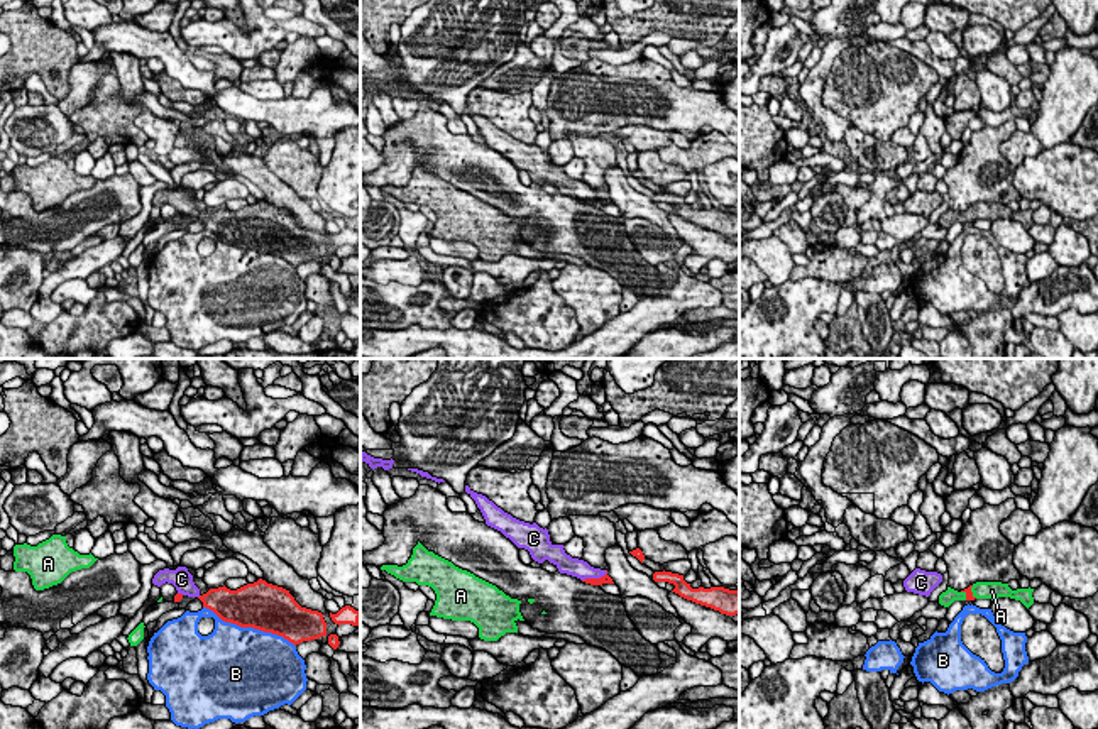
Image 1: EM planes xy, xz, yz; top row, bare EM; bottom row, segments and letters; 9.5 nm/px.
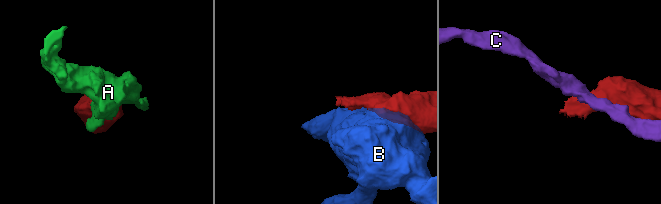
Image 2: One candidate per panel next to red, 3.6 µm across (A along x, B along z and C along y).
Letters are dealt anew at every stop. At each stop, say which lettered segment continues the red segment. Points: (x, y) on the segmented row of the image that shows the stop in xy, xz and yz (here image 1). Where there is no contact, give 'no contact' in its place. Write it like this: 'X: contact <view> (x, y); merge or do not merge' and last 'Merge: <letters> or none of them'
A: contact yz (971, 592); merge
B: contact xy (249, 626); do not merge
C: contact xz (594, 579); do not merge
Merge: A

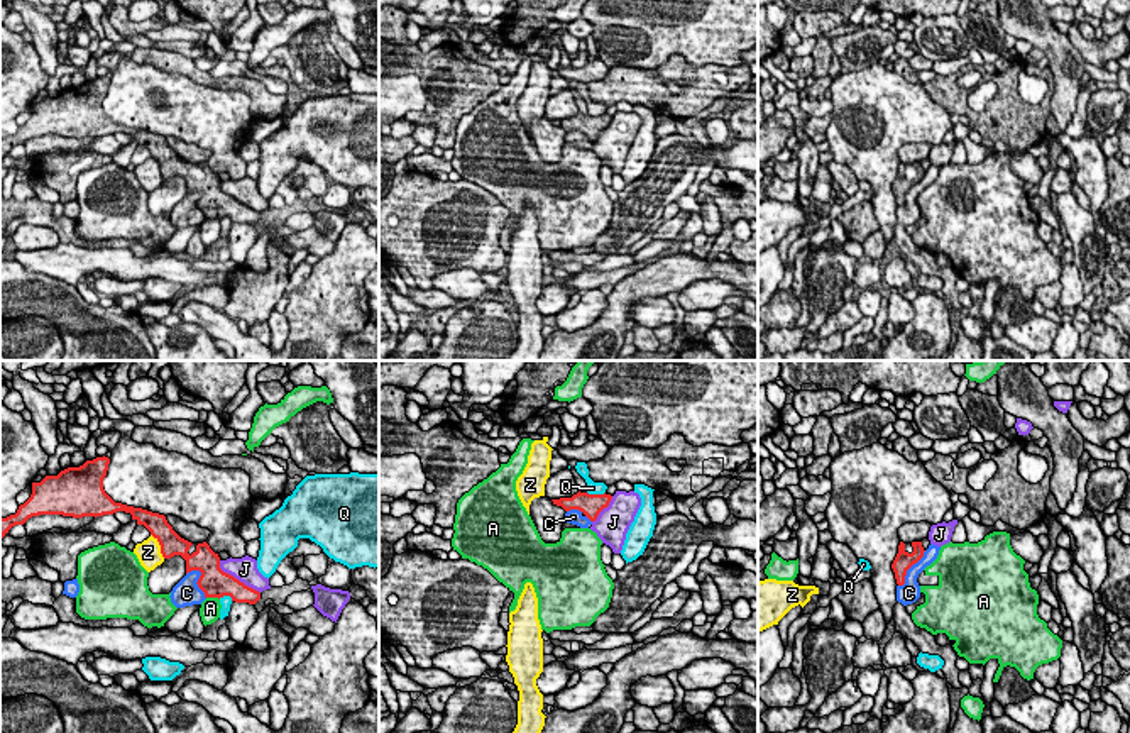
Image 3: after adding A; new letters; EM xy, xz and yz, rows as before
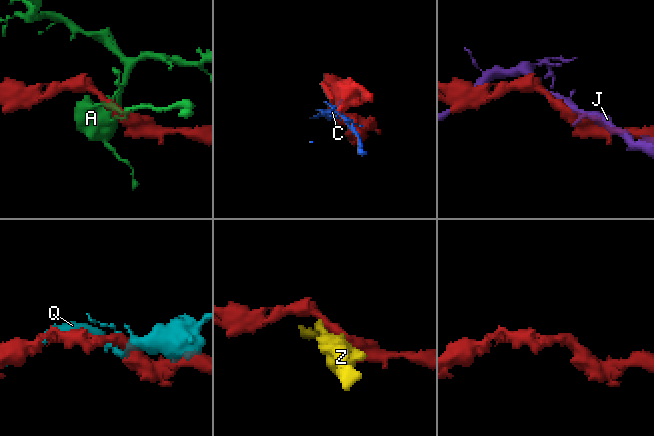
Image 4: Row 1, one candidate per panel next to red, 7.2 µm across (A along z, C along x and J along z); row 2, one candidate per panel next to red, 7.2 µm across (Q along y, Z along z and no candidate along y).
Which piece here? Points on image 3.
A: contact xy (213, 596); do not merge
C: contact yz (909, 567); do not merge
J: contact xy (237, 579); do not merge
Q: contact xz (596, 495); do not merge
Z: contact xy (159, 544); do not merge
Merge: none of them

